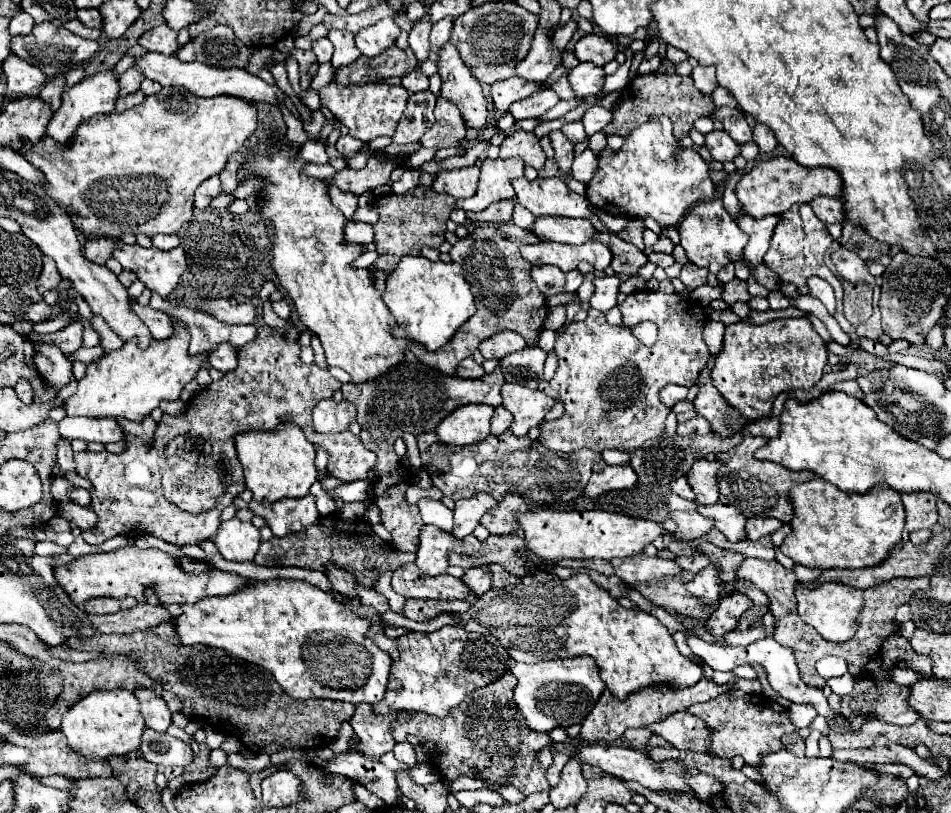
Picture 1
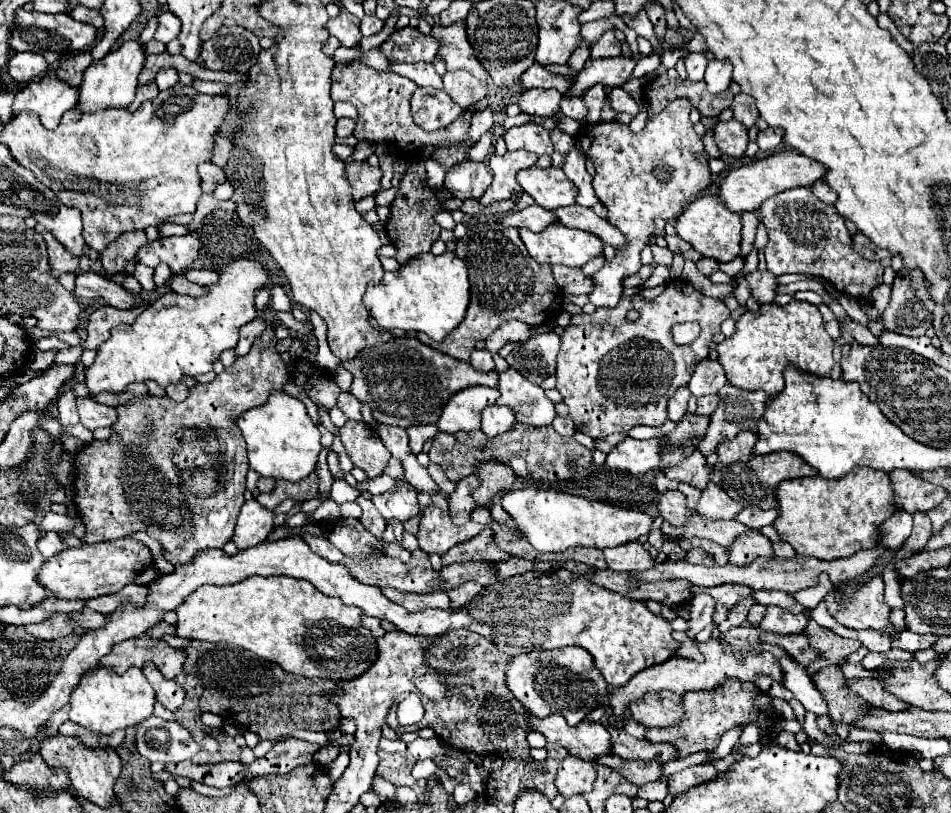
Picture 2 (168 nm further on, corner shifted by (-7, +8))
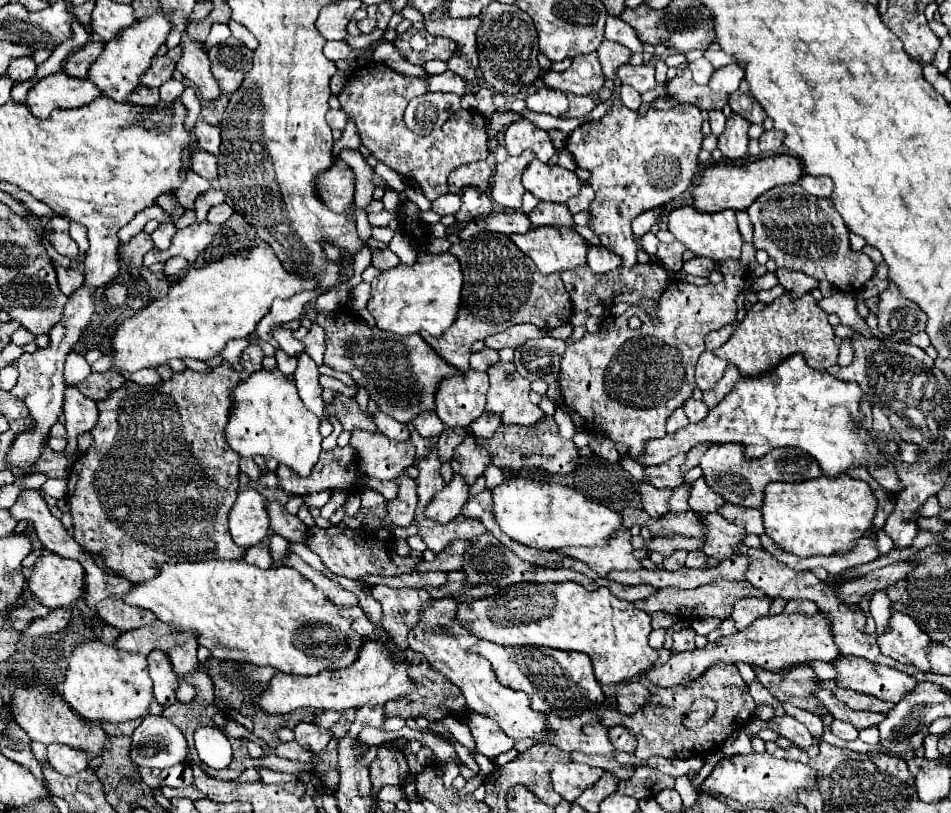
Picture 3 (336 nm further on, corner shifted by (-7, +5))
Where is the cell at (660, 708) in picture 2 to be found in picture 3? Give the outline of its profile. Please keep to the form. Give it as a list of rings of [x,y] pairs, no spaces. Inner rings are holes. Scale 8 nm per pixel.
[[[630,681],[630,683],[622,683],[620,687],[616,687],[616,705],[618,711],[624,715],[632,715],[640,709],[644,709],[650,701],[650,691],[640,685],[638,681]]]

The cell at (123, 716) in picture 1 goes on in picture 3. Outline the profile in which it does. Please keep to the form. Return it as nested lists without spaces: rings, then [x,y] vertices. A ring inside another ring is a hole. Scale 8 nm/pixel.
[[[88,639],[72,651],[66,679],[60,683],[60,693],[80,719],[104,723],[140,719],[148,715],[150,701],[154,699],[146,657],[108,647],[96,639]]]

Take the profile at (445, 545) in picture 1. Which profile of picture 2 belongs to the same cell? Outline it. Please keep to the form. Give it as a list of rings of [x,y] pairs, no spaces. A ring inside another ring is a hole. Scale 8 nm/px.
[[[442,492],[432,494],[432,504],[420,510],[420,526],[416,532],[416,538],[420,542],[420,548],[428,554],[444,554],[452,546],[473,538],[482,531],[484,526],[468,522],[464,526],[454,526],[448,516],[448,502]]]

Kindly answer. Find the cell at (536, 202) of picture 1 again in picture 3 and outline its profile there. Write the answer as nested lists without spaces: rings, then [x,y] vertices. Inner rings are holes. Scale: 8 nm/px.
[[[534,159],[522,175],[522,185],[540,201],[566,203],[580,193],[582,183],[576,173]]]

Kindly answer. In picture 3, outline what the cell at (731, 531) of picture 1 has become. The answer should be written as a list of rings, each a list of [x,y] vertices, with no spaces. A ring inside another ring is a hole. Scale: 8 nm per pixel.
[[[700,477],[698,481],[692,483],[692,493],[690,493],[688,503],[694,513],[708,515],[708,513],[716,513],[726,501],[706,485],[704,477]]]

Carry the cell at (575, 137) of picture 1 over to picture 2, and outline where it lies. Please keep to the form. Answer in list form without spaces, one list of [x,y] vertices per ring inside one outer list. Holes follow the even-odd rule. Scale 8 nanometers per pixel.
[[[564,96],[564,100],[562,100],[560,108],[562,108],[564,116],[568,116],[568,118],[574,118],[574,120],[578,120],[578,122],[586,120],[588,108],[586,108],[584,100],[582,100],[582,98],[578,98],[578,96]]]

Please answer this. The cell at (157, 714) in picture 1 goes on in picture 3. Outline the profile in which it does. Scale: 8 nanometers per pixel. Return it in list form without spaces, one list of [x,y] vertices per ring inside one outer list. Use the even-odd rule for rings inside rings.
[[[152,651],[148,655],[148,671],[154,681],[154,699],[168,707],[176,703],[176,689],[178,689],[178,677],[172,671],[168,657],[162,651]]]

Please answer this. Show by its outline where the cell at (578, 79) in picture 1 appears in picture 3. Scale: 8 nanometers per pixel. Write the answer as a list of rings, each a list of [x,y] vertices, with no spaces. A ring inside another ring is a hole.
[[[624,65],[616,69],[616,77],[620,79],[622,85],[634,87],[638,93],[644,93],[648,89],[654,89],[654,67],[652,65]]]

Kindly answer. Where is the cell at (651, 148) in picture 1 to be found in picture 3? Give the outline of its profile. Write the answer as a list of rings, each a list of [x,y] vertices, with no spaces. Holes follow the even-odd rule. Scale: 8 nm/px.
[[[614,99],[612,111],[606,117],[598,121],[582,123],[570,133],[566,147],[574,155],[576,165],[592,173],[588,183],[596,191],[596,199],[590,205],[590,213],[592,213],[590,227],[600,237],[602,245],[622,259],[620,267],[632,269],[638,263],[636,259],[638,249],[636,249],[636,241],[632,233],[632,221],[644,211],[662,209],[674,197],[686,193],[692,187],[694,175],[698,171],[698,153],[702,151],[702,139],[704,139],[702,115],[696,105],[680,103],[668,111],[648,109],[646,115],[640,117],[636,111],[630,111],[628,107],[624,107],[620,99]]]

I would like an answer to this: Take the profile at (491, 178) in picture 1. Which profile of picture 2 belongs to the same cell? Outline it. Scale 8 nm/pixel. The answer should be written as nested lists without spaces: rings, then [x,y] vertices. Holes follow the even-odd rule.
[[[528,150],[506,152],[504,156],[492,154],[488,164],[492,168],[494,180],[488,186],[488,190],[484,192],[484,196],[480,198],[480,204],[488,206],[488,204],[498,202],[498,200],[514,200],[516,202],[522,194],[522,188],[516,180],[516,174],[518,174],[518,170],[534,166],[536,160],[538,160],[538,156],[534,152],[528,152]]]

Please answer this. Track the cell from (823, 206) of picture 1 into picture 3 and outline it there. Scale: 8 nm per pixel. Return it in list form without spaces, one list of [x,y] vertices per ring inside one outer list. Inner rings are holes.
[[[804,175],[800,179],[800,185],[816,197],[830,197],[834,191],[834,183],[830,177],[812,177],[812,175]]]

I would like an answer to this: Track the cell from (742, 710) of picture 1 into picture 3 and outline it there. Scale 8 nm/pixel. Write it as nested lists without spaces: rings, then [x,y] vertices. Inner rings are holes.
[[[716,663],[712,665],[700,679],[698,683],[692,683],[688,687],[656,687],[650,685],[644,675],[640,675],[640,683],[652,691],[652,703],[644,707],[644,711],[638,711],[636,715],[622,715],[620,711],[606,711],[598,713],[600,721],[606,727],[614,725],[624,725],[630,727],[636,737],[638,737],[638,747],[636,747],[636,757],[640,761],[646,761],[650,757],[666,757],[666,759],[686,759],[690,757],[690,751],[702,751],[704,747],[718,747],[734,731],[738,731],[751,717],[756,710],[755,702],[748,693],[748,687],[742,681],[742,675],[736,665],[728,663]],[[698,697],[710,697],[716,701],[716,713],[706,721],[702,727],[688,729],[684,725],[684,715],[688,713],[691,705]]]

